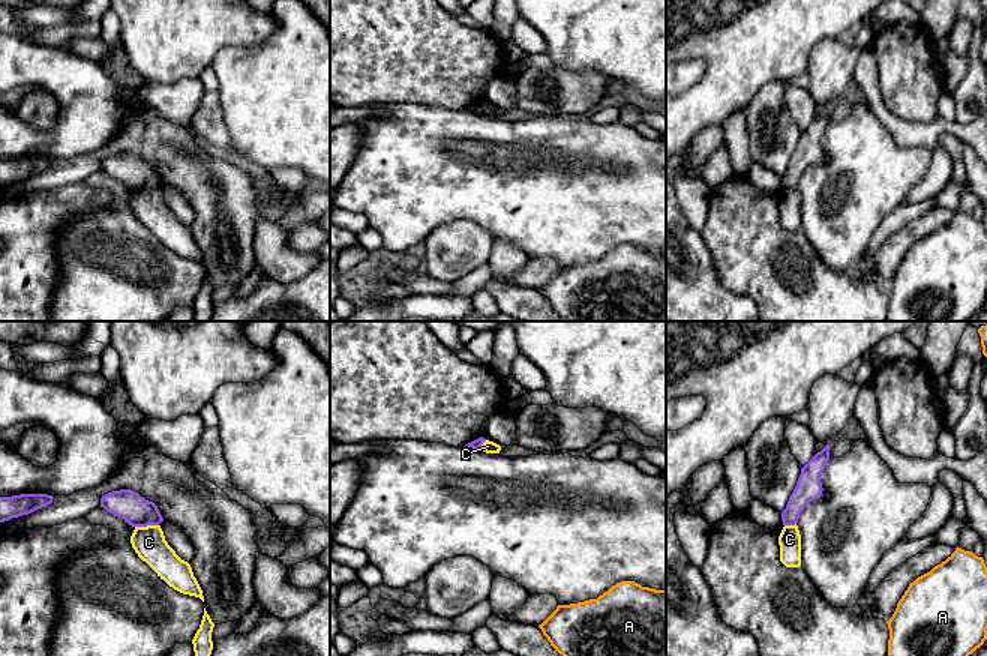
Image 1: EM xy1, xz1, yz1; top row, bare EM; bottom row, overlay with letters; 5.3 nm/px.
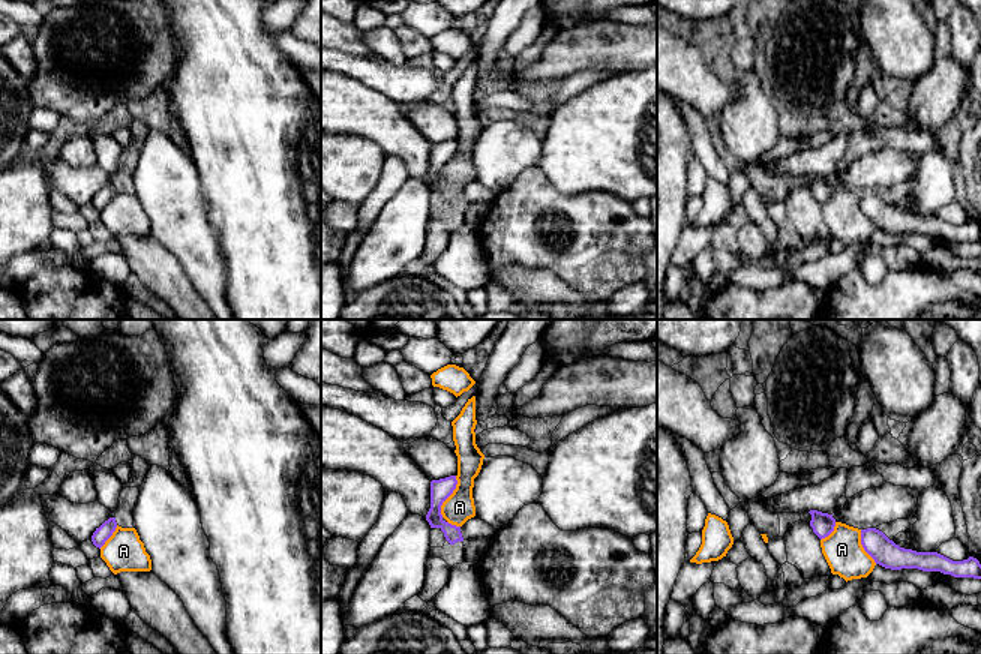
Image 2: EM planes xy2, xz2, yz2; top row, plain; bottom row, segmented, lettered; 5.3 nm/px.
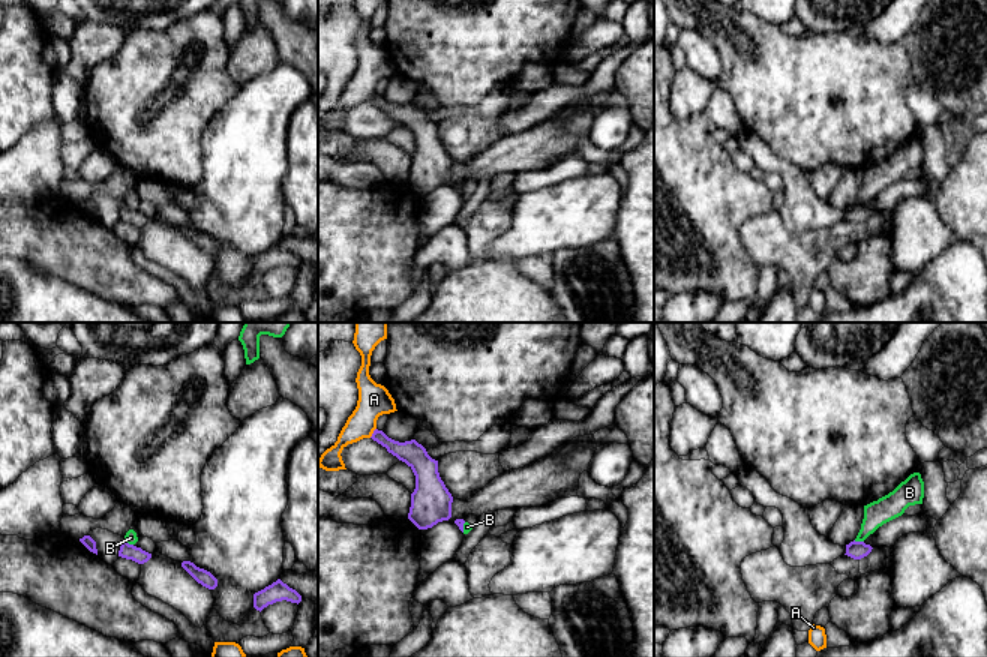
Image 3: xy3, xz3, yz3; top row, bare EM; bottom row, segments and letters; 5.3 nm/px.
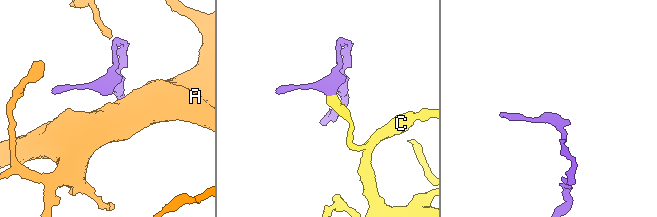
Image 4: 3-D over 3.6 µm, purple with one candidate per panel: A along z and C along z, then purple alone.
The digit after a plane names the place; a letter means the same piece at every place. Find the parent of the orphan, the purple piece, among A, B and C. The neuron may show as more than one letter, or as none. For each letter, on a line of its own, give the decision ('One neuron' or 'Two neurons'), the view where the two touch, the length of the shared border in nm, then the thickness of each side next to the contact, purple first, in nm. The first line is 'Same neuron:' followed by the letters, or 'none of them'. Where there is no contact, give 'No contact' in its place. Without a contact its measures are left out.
Same neuron: A
A: One neuron. Touches purple in xz2. Shared border 240 nm. Thickness 110 nm (purple) against 160 nm
B: Two neurons. Touches purple in xy3. Shared border 60 nm. Thickness 80 nm (purple) against 70 nm
C: Two neurons. Touches purple in xy1. Shared border 130 nm. Thickness 160 nm (purple) against 180 nm

